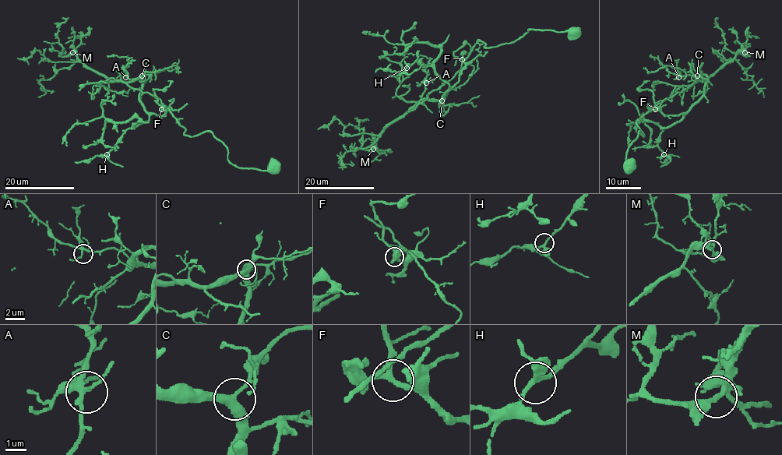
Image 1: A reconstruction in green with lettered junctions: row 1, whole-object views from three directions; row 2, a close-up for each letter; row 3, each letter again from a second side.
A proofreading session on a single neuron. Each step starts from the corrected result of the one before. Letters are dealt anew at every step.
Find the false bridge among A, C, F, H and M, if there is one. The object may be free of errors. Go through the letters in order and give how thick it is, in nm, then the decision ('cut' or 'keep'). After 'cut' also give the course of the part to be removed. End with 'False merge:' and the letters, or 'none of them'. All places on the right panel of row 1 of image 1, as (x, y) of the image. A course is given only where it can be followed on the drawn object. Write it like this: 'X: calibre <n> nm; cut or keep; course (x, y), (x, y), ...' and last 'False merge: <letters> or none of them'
A: calibre 200 nm; keep
C: calibre 340 nm; keep
F: calibre 220 nm; keep
H: calibre 240 nm; keep
M: calibre 240 nm; cut; course (745, 52), (745, 56), (727, 50), (723, 33), (715, 20), (717, 18)
False merge: M

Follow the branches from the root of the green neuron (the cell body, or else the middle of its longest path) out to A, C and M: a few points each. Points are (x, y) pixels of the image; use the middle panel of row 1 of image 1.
A: (572, 33), (529, 29), (510, 44), (487, 47), (479, 40), (462, 68), (420, 99), (426, 82)
C: (572, 33), (529, 29), (510, 44), (487, 47), (479, 40), (463, 61), (462, 68), (427, 96), (442, 100)
M: (572, 33), (529, 29), (510, 44), (487, 47), (479, 40), (462, 68), (395, 119), (373, 149)

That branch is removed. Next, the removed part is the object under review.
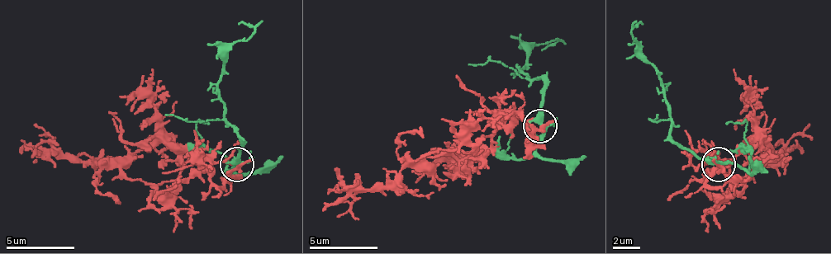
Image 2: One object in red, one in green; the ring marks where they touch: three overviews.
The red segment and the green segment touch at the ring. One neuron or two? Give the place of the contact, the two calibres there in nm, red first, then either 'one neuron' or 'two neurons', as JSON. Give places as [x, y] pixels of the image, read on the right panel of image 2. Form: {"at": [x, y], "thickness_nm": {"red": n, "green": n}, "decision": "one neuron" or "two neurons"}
{"at": [718, 164], "thickness_nm": {"red": 240, "green": 280}, "decision": "two neurons"}

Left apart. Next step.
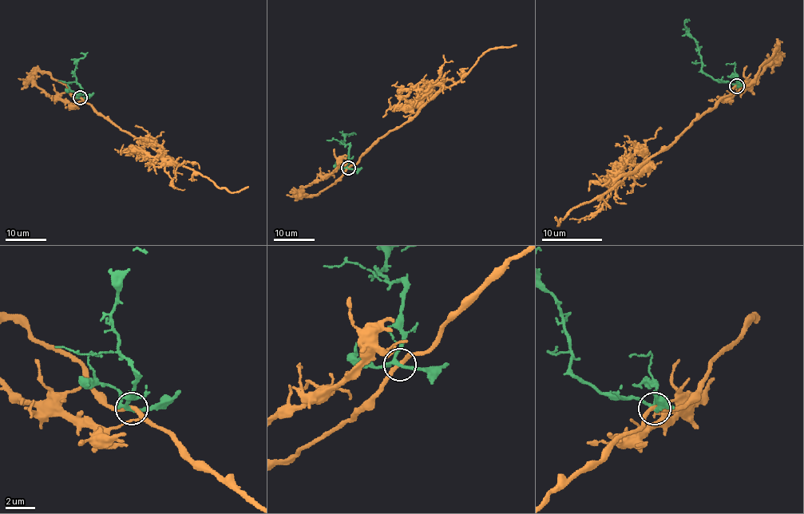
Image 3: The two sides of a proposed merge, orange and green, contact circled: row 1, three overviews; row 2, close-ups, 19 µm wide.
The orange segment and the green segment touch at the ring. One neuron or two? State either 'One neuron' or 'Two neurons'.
One neuron

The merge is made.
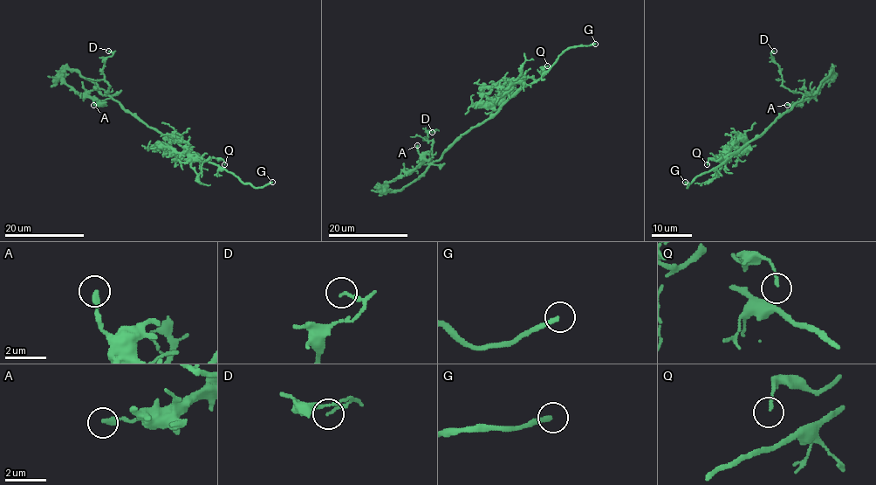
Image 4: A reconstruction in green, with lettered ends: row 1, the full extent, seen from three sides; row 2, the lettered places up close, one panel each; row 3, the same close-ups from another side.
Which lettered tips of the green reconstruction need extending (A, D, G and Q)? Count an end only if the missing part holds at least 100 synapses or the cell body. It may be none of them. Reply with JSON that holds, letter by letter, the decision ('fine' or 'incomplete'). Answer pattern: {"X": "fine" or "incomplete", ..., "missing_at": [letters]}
{"A": "fine", "D": "fine", "G": "incomplete", "Q": "fine", "missing_at": ["G"]}

